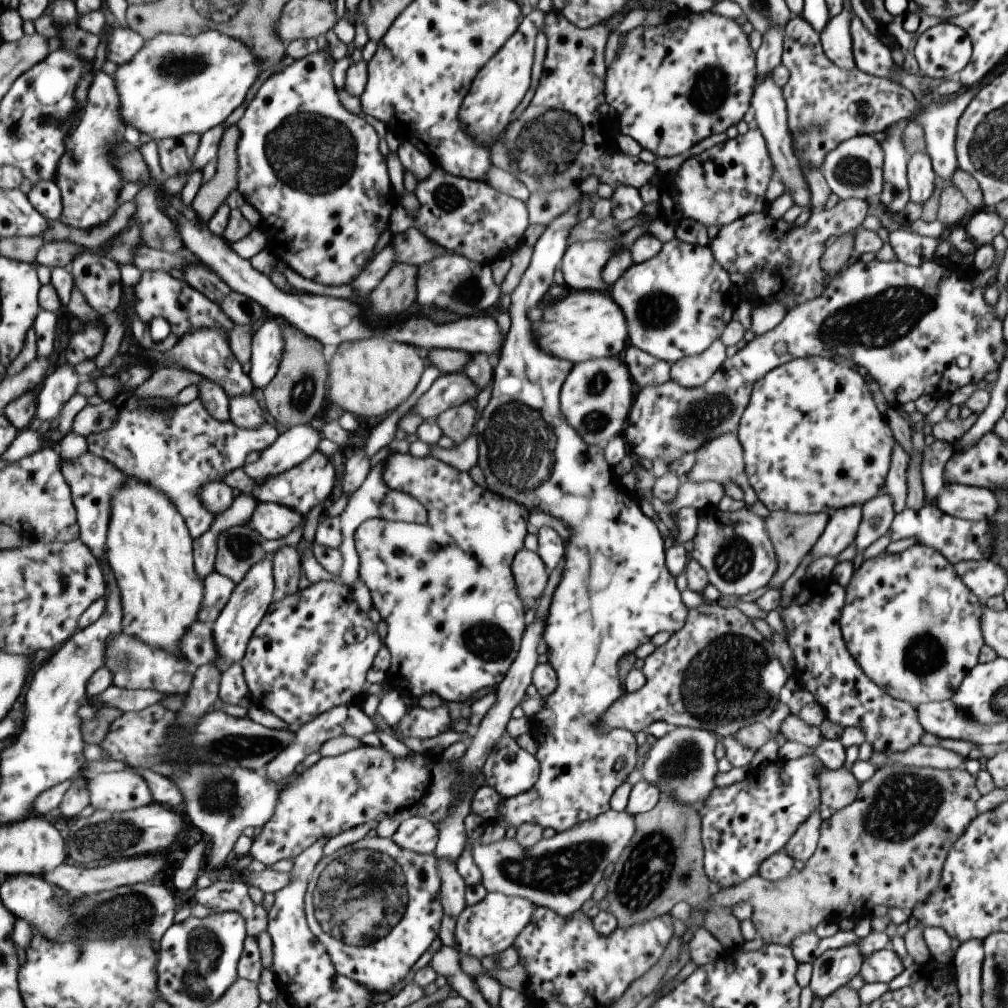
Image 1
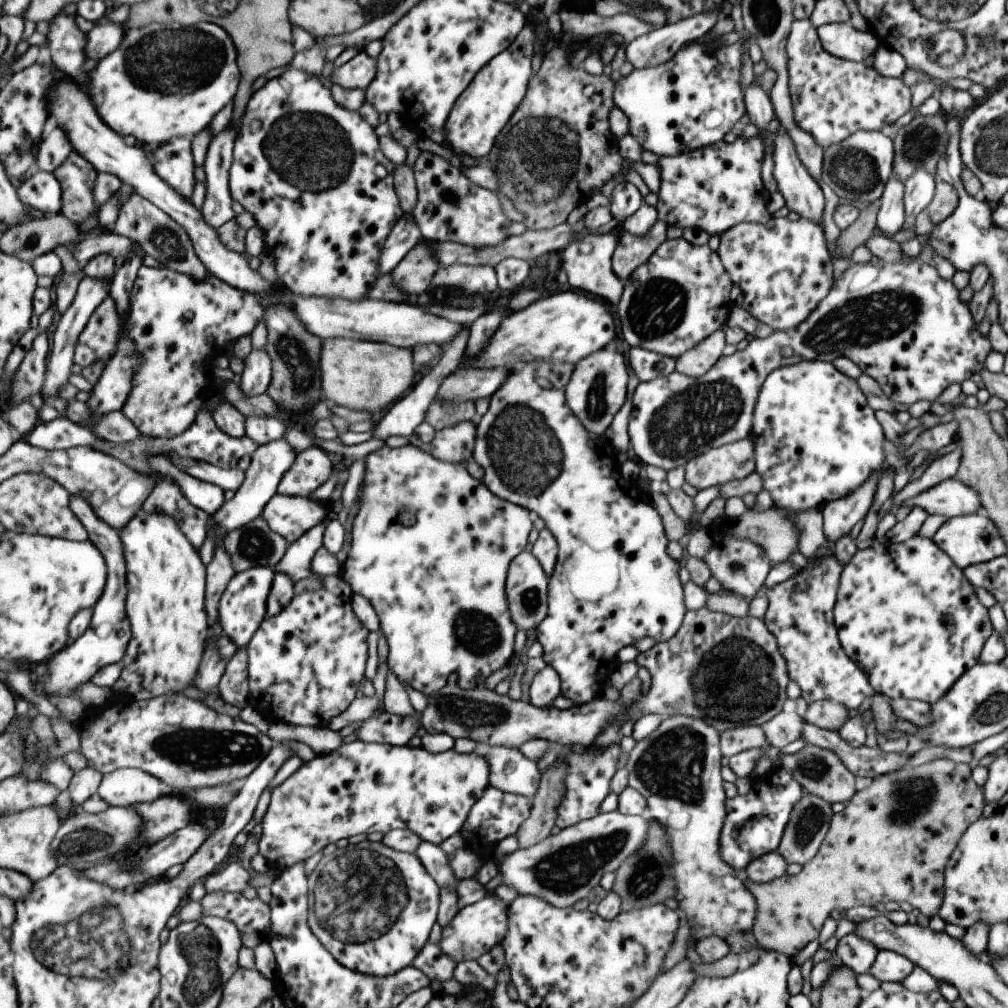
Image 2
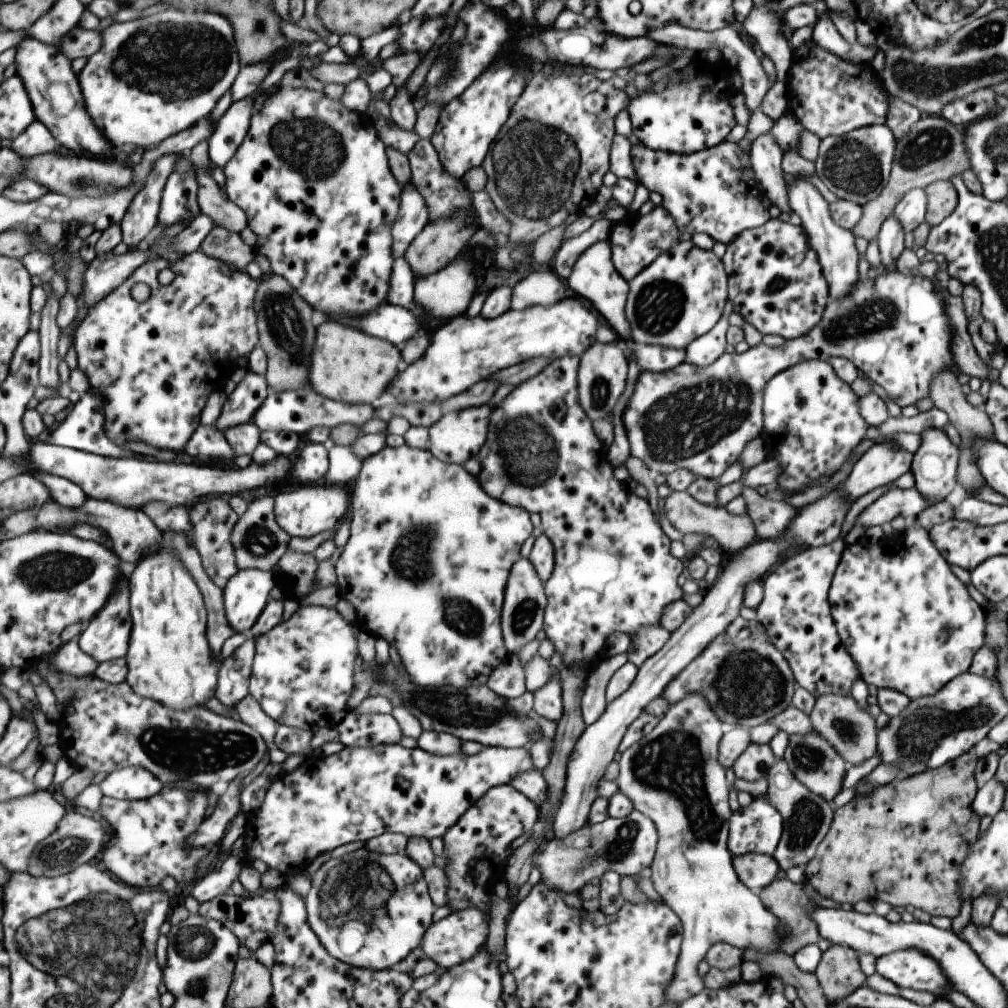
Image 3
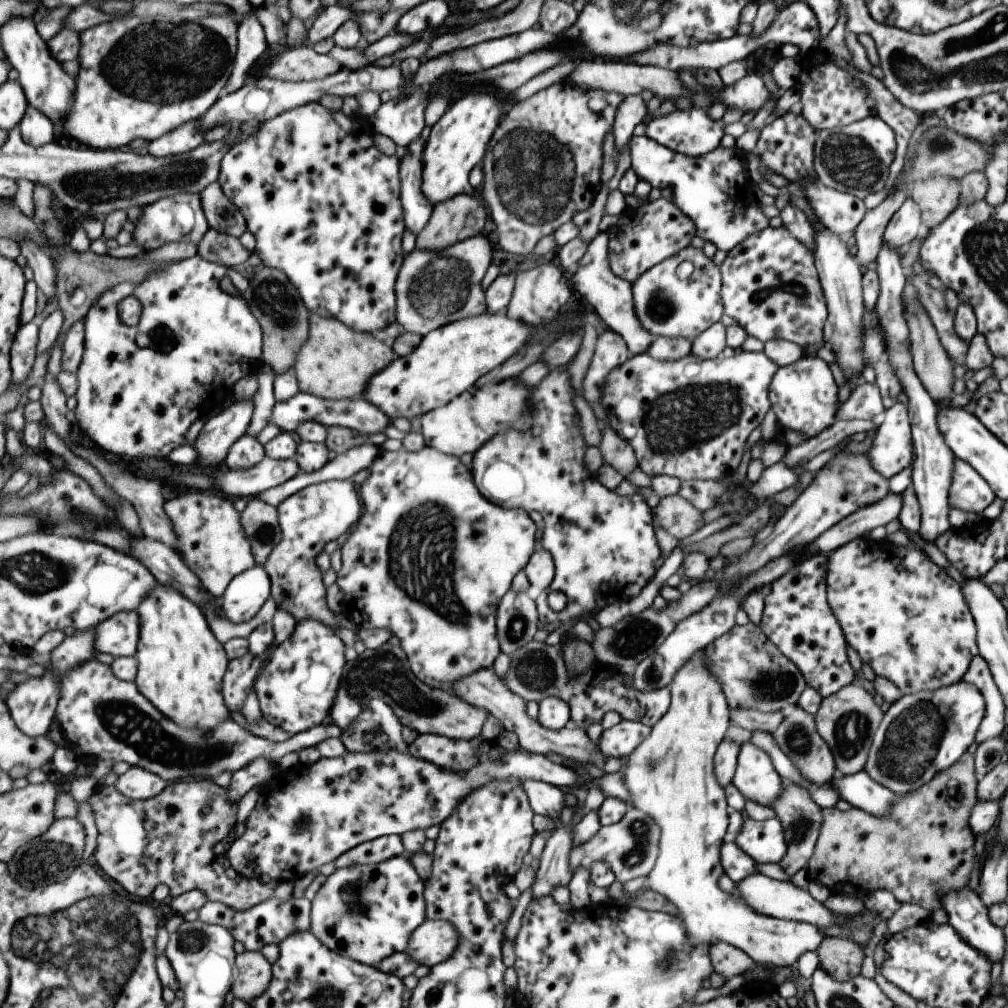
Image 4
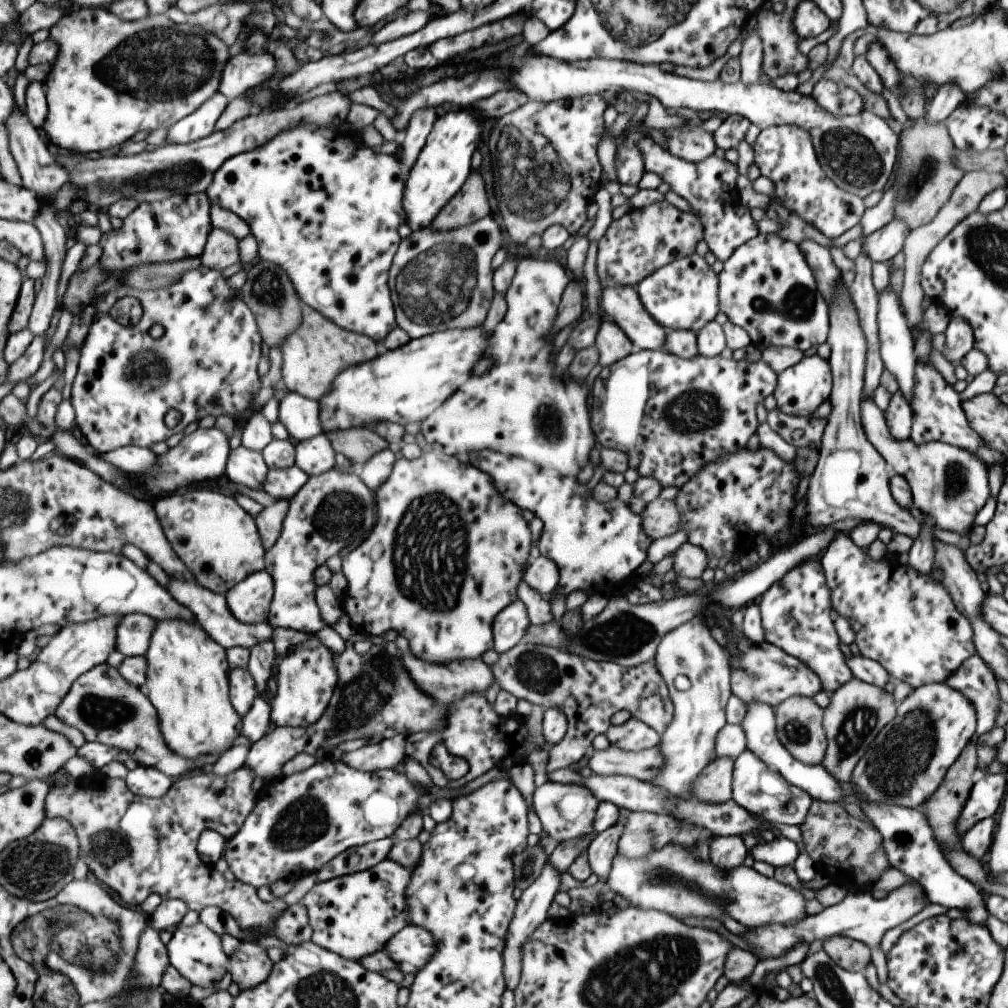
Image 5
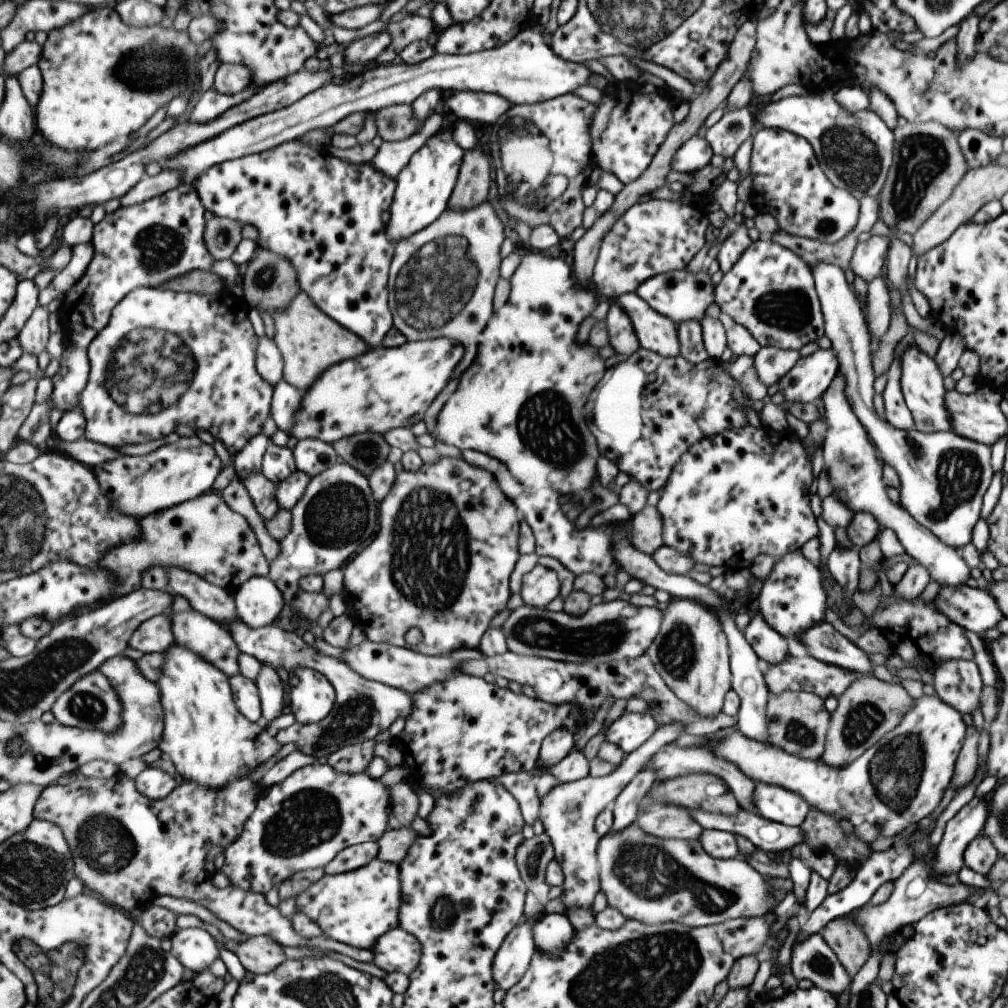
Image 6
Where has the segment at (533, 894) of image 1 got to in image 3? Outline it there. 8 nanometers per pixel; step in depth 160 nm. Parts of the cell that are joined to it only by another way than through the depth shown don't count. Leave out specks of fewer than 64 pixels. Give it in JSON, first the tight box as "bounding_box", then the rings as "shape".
{"bounding_box":[535,809,657,894],"shape":[[[633,809],[620,819],[605,817],[599,824],[588,822],[577,832],[564,839],[547,841],[544,850],[535,859],[537,869],[549,888],[564,894],[578,894],[593,878],[601,878],[607,871],[615,871],[620,877],[635,877],[648,871],[652,863],[657,840],[655,825],[646,816]]]}

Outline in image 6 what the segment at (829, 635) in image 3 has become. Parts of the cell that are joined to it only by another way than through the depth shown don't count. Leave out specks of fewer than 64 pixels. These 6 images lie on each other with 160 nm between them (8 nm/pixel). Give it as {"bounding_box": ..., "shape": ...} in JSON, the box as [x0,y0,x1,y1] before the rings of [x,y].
{"bounding_box":[757,549,829,641],"shape":[[[799,549],[776,558],[768,575],[761,580],[762,589],[757,595],[759,616],[783,638],[798,641],[805,629],[824,620],[823,612],[829,607],[820,574]]]}

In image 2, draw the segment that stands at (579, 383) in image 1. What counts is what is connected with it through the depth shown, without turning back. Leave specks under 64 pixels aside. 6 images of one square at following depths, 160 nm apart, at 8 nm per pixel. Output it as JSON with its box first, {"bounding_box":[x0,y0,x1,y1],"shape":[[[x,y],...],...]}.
{"bounding_box":[566,348,627,436],"shape":[[[605,348],[585,358],[585,362],[579,362],[572,374],[572,380],[569,381],[566,394],[569,406],[581,422],[584,422],[587,430],[603,436],[614,414],[625,402],[625,394],[627,394],[627,372],[621,354],[609,352],[609,349]]]}

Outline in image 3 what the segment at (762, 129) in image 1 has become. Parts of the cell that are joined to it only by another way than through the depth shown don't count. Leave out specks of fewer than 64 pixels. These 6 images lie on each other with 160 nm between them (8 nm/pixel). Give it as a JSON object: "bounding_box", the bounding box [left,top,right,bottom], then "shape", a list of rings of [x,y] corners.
{"bounding_box":[786,176,857,300],"shape":[[[793,176],[791,185],[786,185],[788,205],[798,222],[805,231],[807,243],[815,252],[821,274],[827,283],[829,300],[840,299],[848,295],[857,280],[857,251],[853,245],[853,234],[847,229],[837,226],[830,217],[828,203],[819,195],[817,189],[809,182],[797,180]]]}

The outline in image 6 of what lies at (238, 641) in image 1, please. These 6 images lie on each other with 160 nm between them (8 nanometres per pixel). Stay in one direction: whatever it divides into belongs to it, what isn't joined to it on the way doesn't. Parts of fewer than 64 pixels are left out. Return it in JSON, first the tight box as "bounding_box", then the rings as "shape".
{"bounding_box":[234,577,285,629],"shape":[[[253,577],[234,593],[238,616],[254,629],[275,624],[285,608],[285,597],[270,577]]]}

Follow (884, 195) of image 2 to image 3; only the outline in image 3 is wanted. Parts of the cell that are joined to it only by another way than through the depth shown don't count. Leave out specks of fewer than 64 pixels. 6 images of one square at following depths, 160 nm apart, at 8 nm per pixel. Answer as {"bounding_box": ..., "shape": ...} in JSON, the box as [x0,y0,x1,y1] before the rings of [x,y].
{"bounding_box":[876,216,903,273],"shape":[[[893,216],[887,217],[876,234],[880,263],[887,273],[896,270],[895,261],[903,247],[903,229]]]}

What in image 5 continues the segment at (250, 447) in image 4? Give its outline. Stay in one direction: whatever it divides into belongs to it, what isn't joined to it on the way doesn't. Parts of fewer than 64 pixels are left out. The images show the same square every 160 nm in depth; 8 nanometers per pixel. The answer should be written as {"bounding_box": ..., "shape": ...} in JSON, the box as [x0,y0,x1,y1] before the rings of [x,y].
{"bounding_box":[225,444,269,491],"shape":[[[241,444],[230,454],[225,479],[259,491],[264,488],[269,471],[262,451],[249,450]]]}

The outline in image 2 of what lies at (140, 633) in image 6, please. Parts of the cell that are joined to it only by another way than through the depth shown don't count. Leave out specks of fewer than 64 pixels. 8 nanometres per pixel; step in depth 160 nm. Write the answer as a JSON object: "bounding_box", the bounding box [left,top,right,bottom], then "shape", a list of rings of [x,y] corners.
{"bounding_box":[41,496,133,696],"shape":[[[72,496],[70,507],[83,520],[89,530],[90,541],[100,547],[108,563],[108,582],[104,596],[94,606],[94,615],[87,632],[76,641],[71,641],[60,653],[49,661],[49,672],[41,679],[45,685],[46,694],[72,696],[73,690],[83,682],[89,682],[101,669],[107,665],[118,663],[128,652],[128,646],[133,638],[132,622],[128,615],[128,568],[123,556],[123,542],[119,532],[109,524],[101,522],[101,518],[93,512],[91,504],[81,496]]]}

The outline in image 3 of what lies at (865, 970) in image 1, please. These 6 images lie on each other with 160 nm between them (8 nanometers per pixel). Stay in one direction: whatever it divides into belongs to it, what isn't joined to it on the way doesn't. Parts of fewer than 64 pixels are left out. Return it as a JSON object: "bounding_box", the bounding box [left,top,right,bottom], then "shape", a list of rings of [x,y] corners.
{"bounding_box":[874,947,953,998],"shape":[[[915,947],[880,955],[874,971],[901,989],[925,991],[935,998],[944,998],[945,990],[953,989],[938,962]]]}

